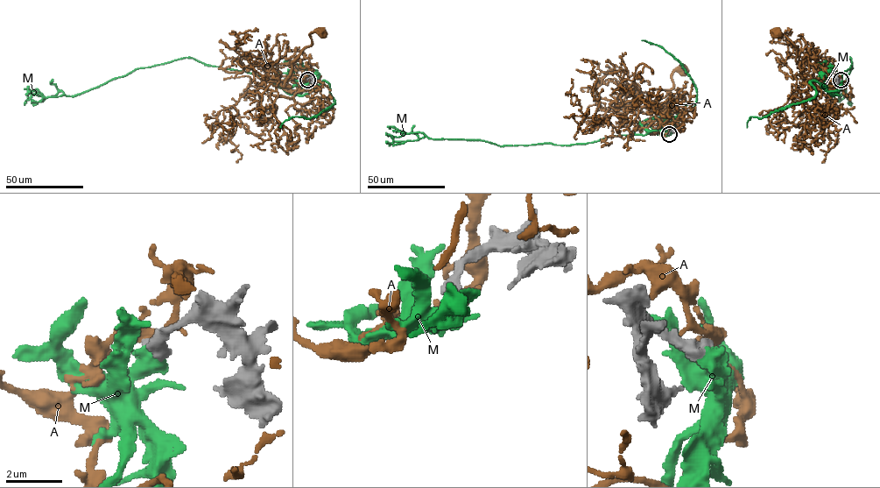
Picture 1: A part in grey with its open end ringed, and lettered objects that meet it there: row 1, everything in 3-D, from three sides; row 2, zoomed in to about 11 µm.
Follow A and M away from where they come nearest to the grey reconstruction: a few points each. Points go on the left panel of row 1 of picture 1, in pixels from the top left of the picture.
A: (306, 79), (276, 77), (278, 67), (266, 63), (251, 69), (256, 81), (285, 87), (311, 33), (320, 33)
M: (307, 80), (289, 94), (263, 77), (183, 57), (72, 95), (28, 94), (24, 104)

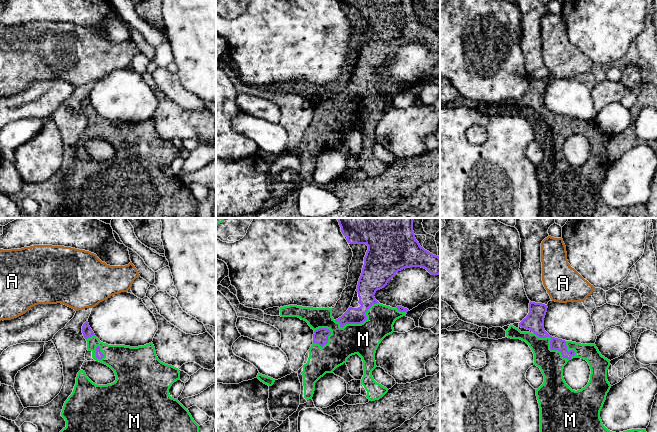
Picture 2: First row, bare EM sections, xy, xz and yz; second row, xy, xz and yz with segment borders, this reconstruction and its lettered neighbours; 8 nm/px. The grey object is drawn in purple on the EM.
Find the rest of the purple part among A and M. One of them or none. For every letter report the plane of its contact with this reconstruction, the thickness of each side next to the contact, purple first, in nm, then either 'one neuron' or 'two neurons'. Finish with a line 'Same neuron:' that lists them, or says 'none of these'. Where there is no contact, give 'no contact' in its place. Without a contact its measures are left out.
A: no contact; two neurons
M: contact in yz; calibres 150 and 200 nm; one neuron
Same neuron: M

